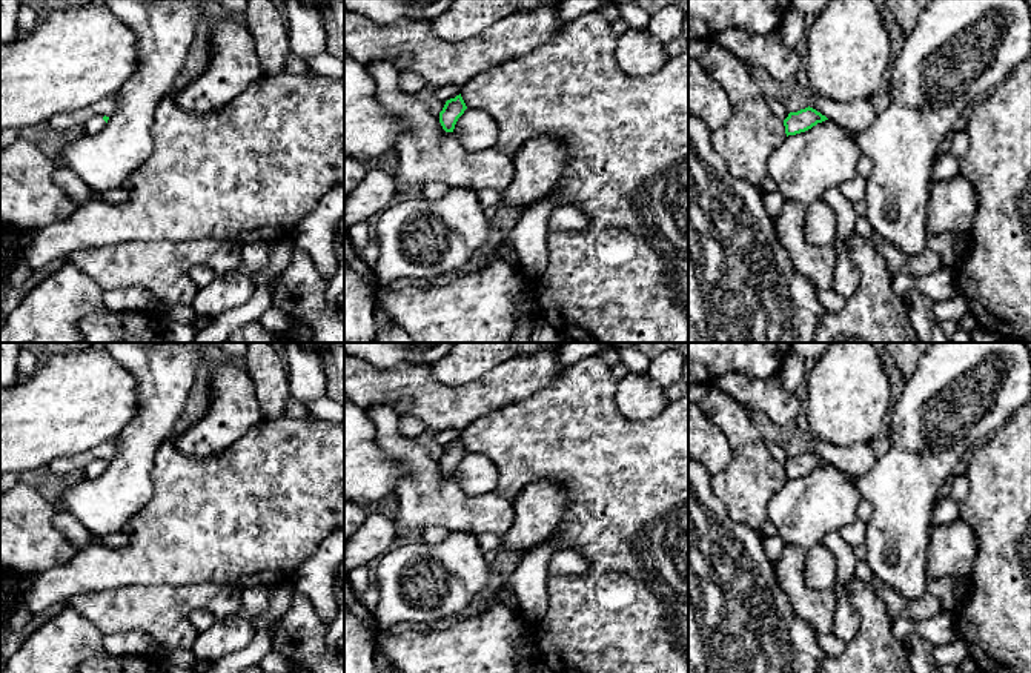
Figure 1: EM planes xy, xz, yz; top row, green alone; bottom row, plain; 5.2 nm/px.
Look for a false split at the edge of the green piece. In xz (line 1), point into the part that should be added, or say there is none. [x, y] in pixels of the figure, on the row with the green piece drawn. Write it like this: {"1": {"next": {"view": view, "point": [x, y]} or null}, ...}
{"1": {"next": null}}

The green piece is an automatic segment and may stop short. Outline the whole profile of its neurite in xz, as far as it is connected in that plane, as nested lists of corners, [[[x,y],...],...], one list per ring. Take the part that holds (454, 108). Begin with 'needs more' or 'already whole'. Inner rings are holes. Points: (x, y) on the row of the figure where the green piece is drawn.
already whole; [[[461,94],[455,98],[446,101],[443,111],[439,112],[439,123],[446,132],[453,132],[458,118],[467,109]]]

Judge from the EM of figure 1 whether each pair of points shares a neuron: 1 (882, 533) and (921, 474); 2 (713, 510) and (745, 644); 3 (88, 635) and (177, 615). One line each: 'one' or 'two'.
1: one
2: one
3: two

